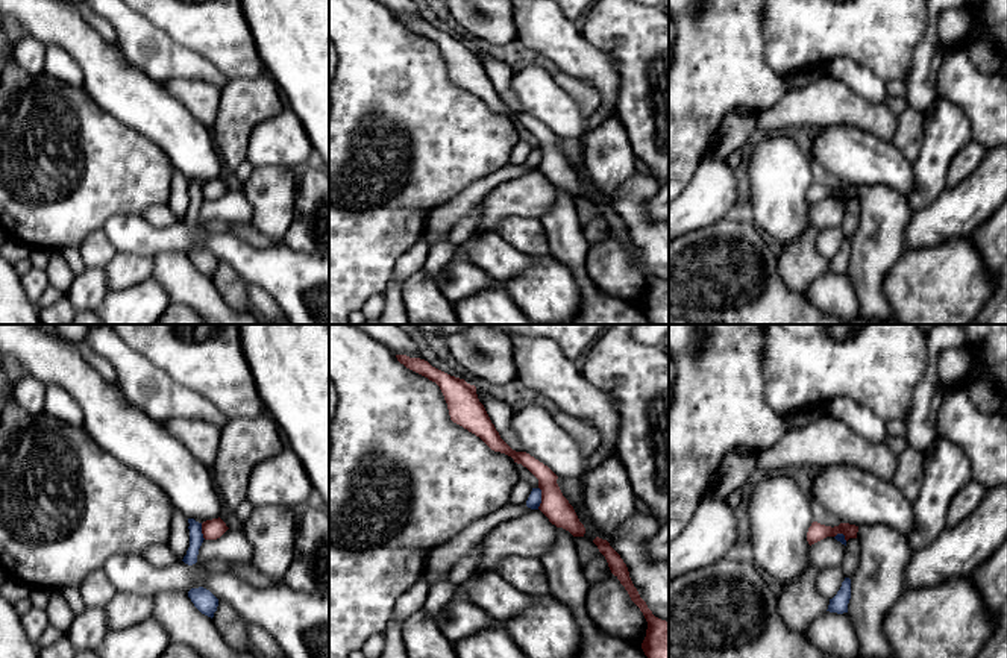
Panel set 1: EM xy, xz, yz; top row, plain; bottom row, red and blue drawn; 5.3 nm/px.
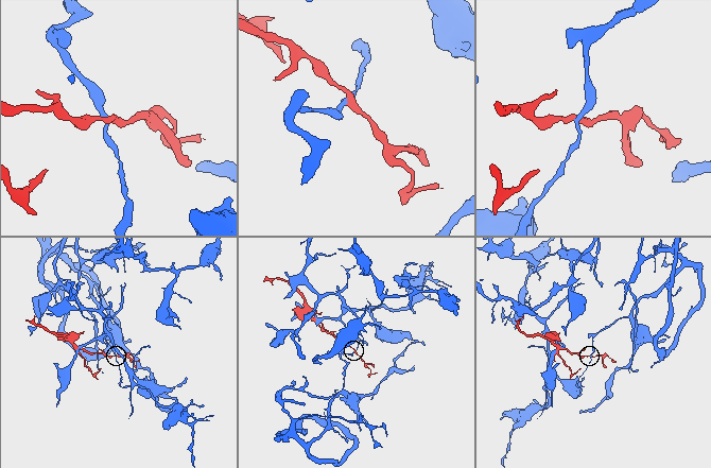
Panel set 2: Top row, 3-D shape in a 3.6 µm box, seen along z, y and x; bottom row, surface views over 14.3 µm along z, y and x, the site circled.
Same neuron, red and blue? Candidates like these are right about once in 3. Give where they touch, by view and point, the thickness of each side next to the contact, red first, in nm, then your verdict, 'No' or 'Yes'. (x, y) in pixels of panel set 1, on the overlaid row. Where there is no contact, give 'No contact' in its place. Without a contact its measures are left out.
Touches red at xz (542, 498). Thickness 150 nm (red) against 70 nm. No

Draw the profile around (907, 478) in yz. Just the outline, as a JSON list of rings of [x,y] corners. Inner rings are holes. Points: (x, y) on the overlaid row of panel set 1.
[[[907,446],[904,452],[898,455],[898,468],[892,482],[910,503],[918,500],[922,476],[924,453]]]

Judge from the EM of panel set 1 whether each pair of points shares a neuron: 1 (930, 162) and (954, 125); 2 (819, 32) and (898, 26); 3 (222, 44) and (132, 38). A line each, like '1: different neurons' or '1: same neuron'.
1: same neuron
2: same neuron
3: different neurons

